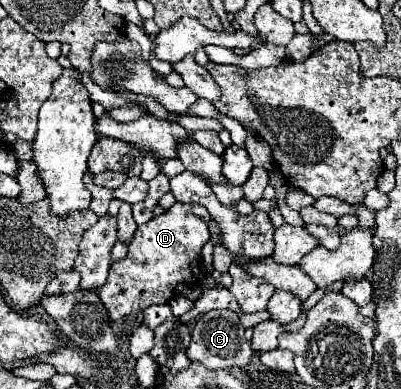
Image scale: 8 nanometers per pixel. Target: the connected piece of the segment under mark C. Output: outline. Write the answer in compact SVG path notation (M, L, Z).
M215 309L203 313L193 331L191 331L191 345L187 349L191 361L203 363L207 369L231 369L231 367L245 367L253 355L251 343L245 339L245 329L239 323L237 313L227 309Z

